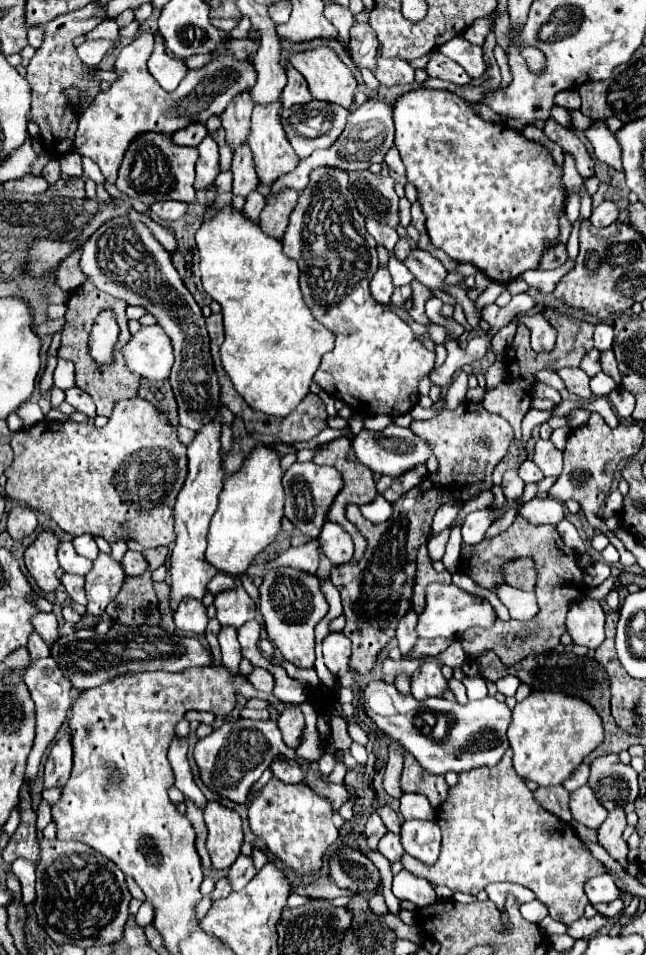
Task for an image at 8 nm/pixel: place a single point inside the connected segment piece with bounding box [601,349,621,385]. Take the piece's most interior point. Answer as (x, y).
(607, 358)

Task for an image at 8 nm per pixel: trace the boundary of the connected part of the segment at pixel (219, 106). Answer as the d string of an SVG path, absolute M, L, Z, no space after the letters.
M143 33L133 43L121 49L115 61L117 81L111 83L111 89L105 93L97 93L93 103L81 113L79 129L75 135L75 151L91 157L99 167L105 179L111 183L117 179L119 165L131 141L135 137L155 131L171 135L191 123L205 123L211 115L221 115L235 95L249 91L257 81L257 71L253 63L247 59L237 61L227 49L227 41L231 35L227 33L221 39L221 55L201 69L189 69L179 87L173 93L161 89L161 85L151 77L147 69L147 61L153 51L153 35Z

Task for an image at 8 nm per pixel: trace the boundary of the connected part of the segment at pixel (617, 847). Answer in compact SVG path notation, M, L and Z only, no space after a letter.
M623 809L609 811L609 817L597 829L597 841L627 871L627 863L629 863L627 861L627 841L623 841L623 837L621 837L625 825L627 825L627 821L625 821Z

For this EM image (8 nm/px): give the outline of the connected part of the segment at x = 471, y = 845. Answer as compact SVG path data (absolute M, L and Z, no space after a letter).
M511 749L493 767L477 767L463 771L455 787L449 789L437 823L443 831L441 855L435 865L421 865L421 861L403 855L403 869L425 877L433 885L447 885L451 891L477 895L485 885L495 881L515 881L529 887L539 901L549 907L555 921L571 925L583 915L589 899L583 885L589 877L605 873L599 863L579 841L569 823L545 813L533 801L523 777L513 773Z

